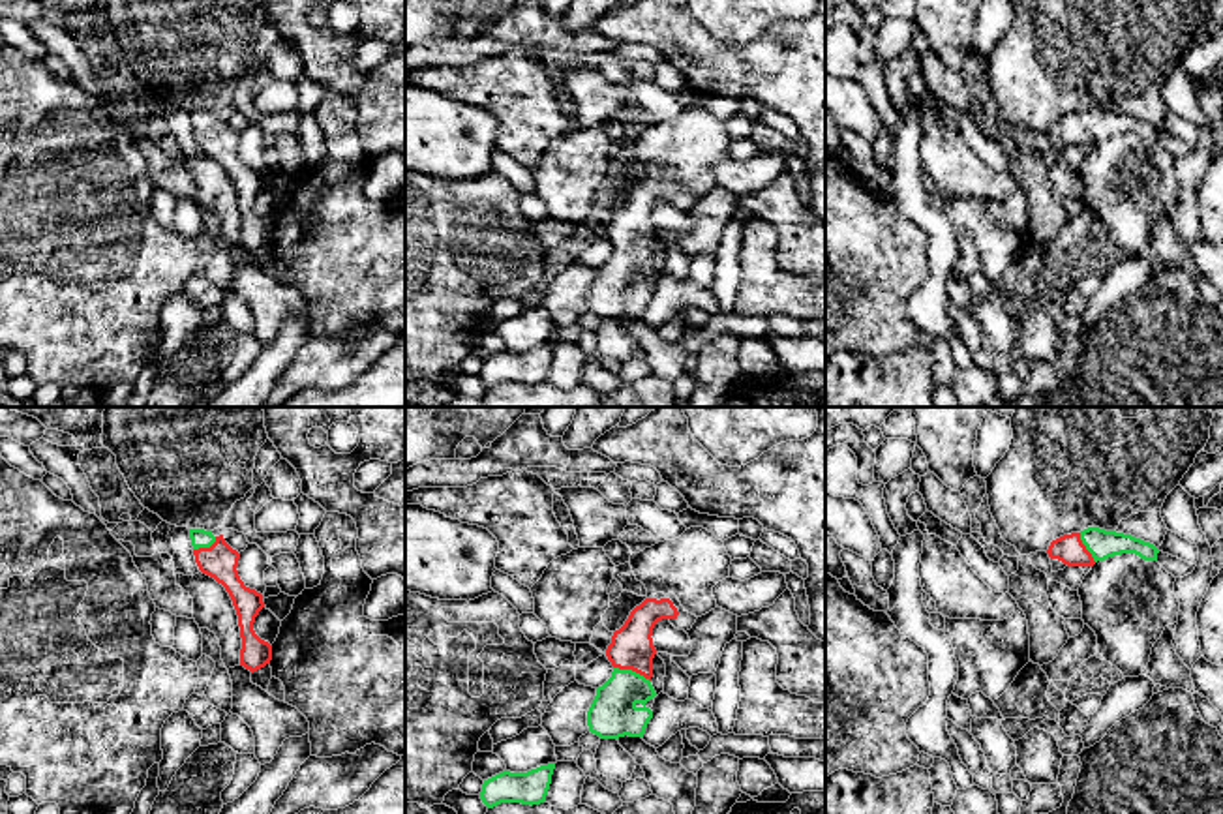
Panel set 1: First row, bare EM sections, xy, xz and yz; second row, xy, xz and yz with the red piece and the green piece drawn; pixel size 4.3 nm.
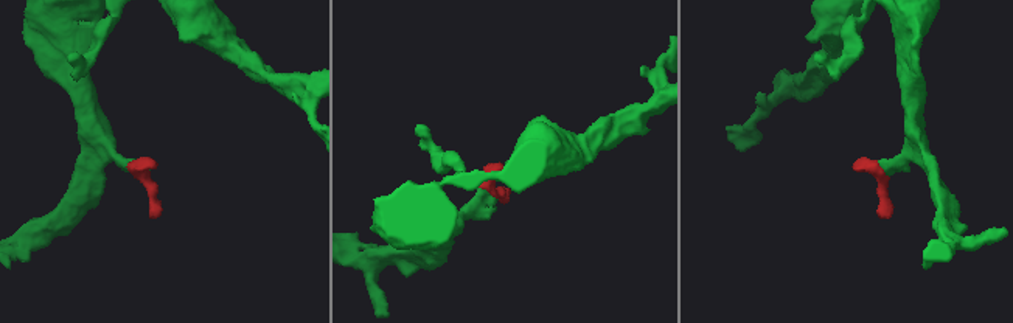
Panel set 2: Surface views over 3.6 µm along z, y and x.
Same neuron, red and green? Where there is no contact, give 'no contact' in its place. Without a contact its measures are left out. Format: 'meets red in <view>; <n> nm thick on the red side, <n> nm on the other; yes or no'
meets red in xz; 180 nm thick on the red side, 200 nm on the other; yes

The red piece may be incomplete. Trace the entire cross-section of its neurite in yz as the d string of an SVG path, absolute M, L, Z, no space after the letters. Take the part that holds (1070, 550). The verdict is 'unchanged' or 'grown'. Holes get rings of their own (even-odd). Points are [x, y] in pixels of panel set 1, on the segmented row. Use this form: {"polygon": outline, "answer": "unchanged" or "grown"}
{"polygon": "M1088 527L1080 533L1064 535L1050 542L1047 550L1050 559L1067 566L1094 566L1122 553L1135 553L1144 561L1157 561L1159 550L1131 535Z", "answer": "grown"}

